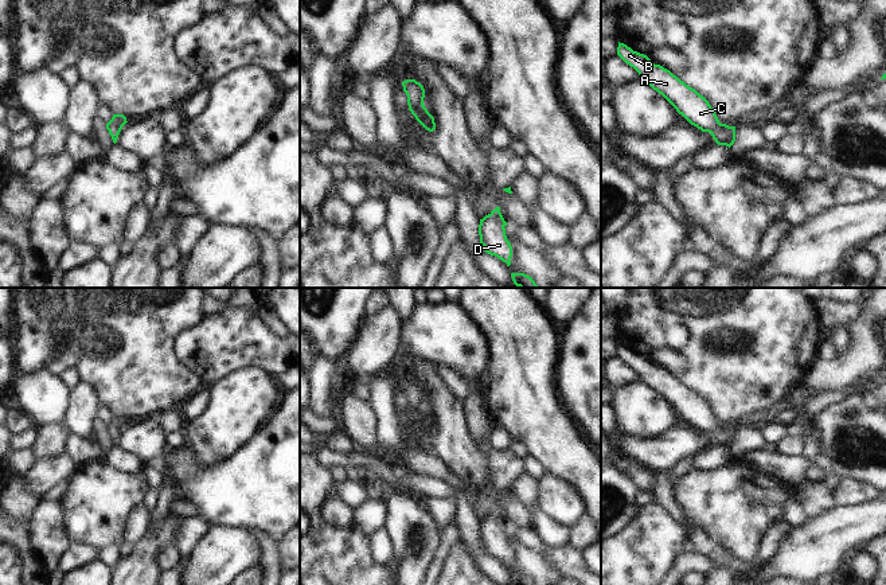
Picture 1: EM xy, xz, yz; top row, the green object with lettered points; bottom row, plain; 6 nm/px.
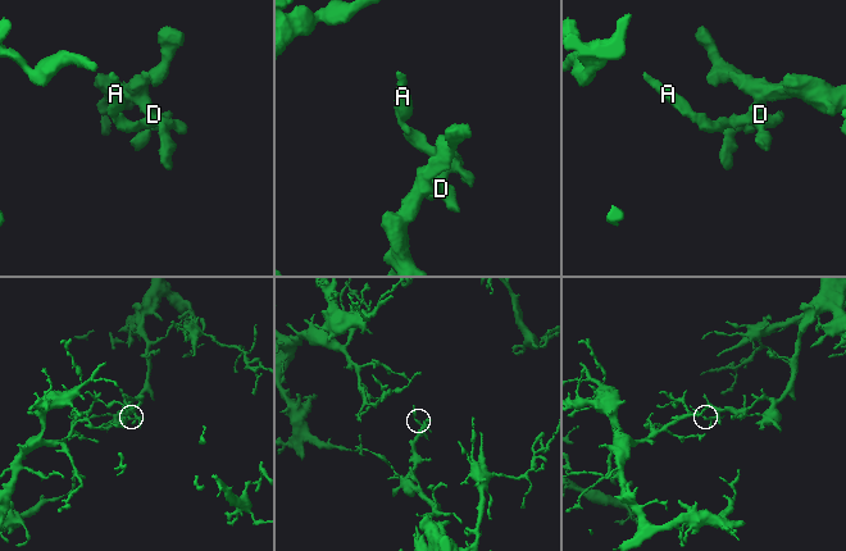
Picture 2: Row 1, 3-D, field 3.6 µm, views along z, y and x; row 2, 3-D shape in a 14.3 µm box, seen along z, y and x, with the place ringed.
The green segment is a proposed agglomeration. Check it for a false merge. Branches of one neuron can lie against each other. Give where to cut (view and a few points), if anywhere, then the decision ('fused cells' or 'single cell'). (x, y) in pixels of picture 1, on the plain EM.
cut none; single cell

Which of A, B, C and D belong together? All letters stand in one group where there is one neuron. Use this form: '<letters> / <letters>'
A B C D

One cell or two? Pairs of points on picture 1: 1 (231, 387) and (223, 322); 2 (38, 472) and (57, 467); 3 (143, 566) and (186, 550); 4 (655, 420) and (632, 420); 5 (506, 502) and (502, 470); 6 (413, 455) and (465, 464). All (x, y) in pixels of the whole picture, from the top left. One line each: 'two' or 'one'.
1: two
2: one
3: two
4: one
5: two
6: two

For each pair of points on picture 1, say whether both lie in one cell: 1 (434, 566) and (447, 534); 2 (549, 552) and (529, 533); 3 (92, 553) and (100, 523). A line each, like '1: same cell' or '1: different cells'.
1: same cell
2: same cell
3: different cells

